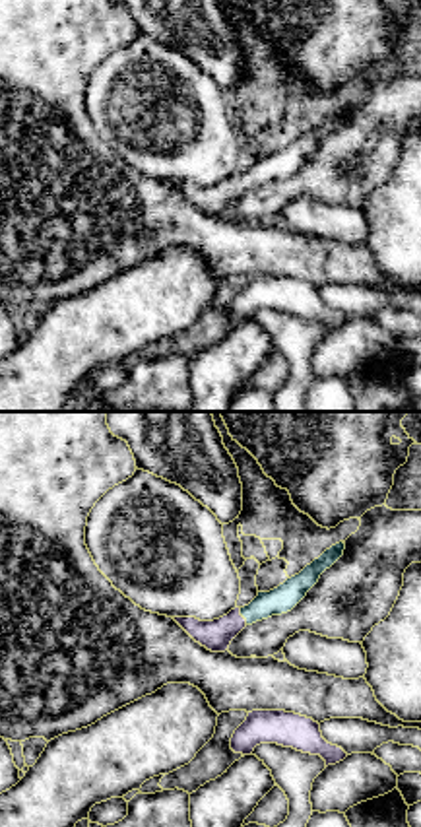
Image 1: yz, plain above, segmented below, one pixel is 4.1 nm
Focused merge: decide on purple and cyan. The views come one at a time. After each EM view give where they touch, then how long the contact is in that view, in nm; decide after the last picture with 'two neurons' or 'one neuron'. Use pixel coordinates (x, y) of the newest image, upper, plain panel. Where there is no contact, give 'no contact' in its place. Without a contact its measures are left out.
(241, 181) | 80 nm

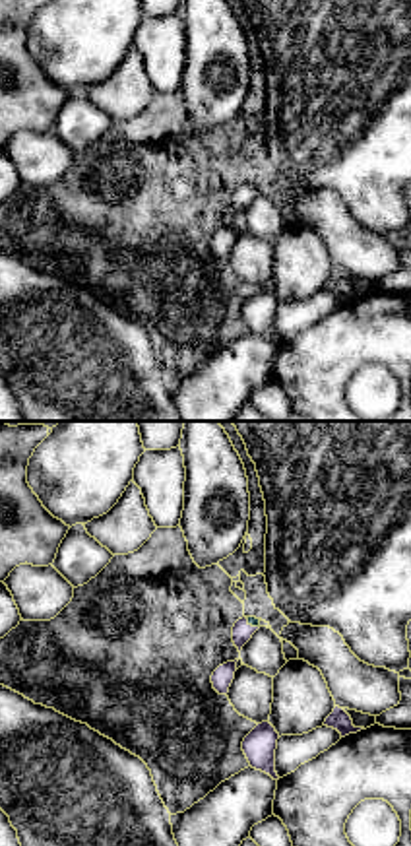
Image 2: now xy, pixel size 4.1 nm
(251, 191) | 80 nm

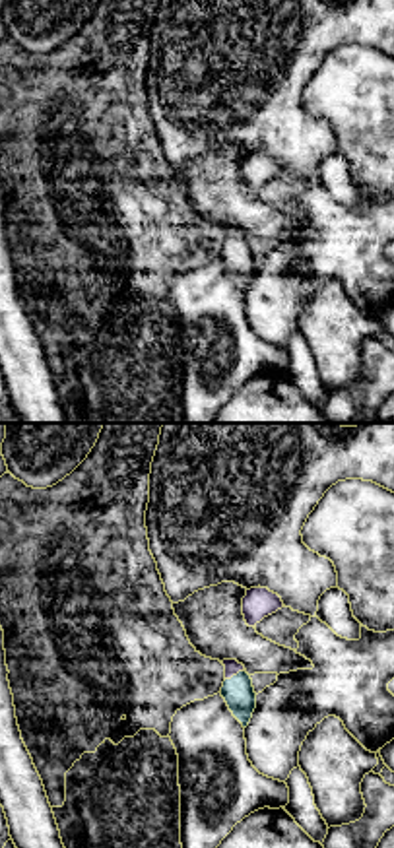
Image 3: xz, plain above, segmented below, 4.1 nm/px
(235, 239) | 100 nm

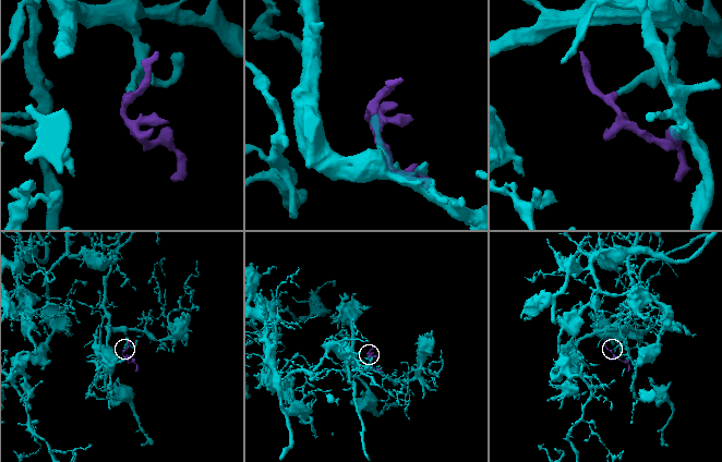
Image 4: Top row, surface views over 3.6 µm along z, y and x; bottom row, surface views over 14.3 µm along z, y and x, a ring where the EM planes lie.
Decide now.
one neuron

